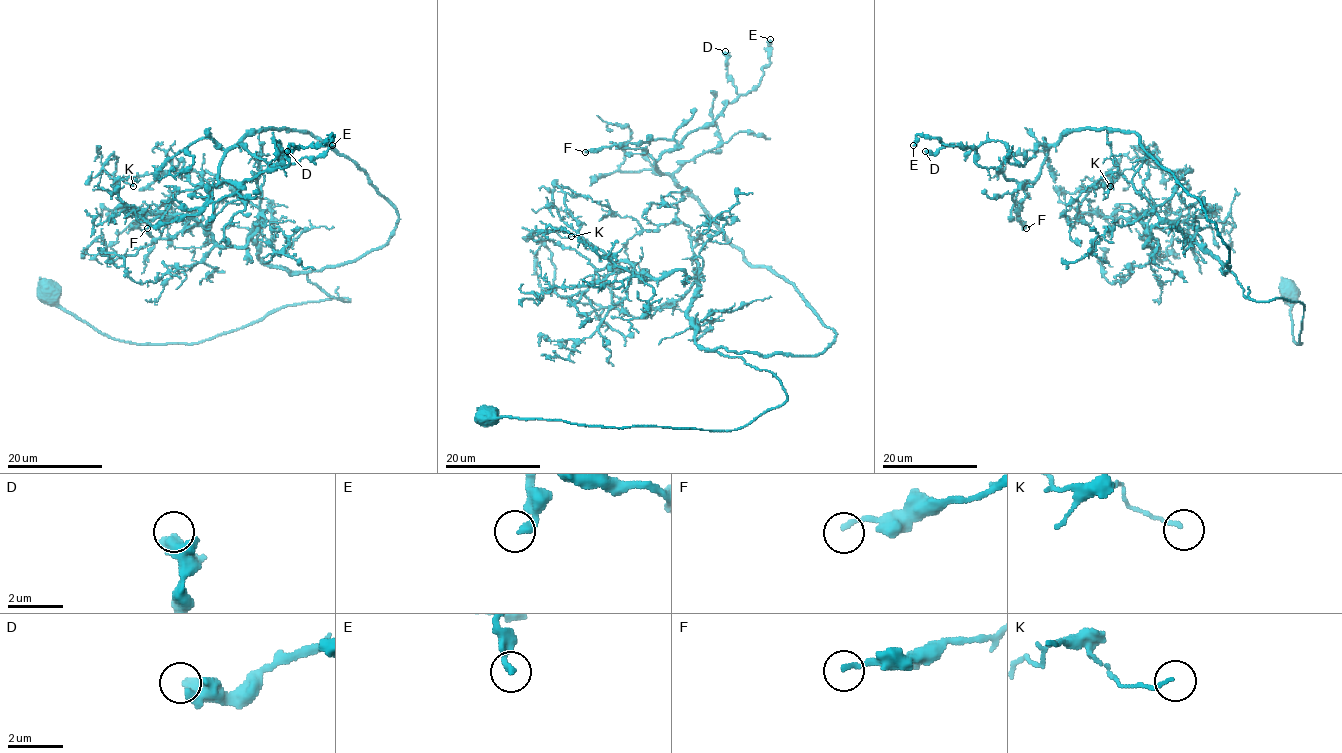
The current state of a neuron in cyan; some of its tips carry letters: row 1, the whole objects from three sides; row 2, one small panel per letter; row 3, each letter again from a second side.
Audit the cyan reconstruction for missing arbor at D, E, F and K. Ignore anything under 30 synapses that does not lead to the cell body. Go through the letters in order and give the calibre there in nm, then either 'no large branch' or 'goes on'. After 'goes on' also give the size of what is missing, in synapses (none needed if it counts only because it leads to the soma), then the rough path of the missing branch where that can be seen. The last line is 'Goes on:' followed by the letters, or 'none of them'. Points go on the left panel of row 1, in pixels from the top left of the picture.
D: 380 nm thick; no large branch
E: 240 nm thick; no large branch
F: 180 nm thick; no large branch
K: 120 nm thick; no large branch
Goes on: none of them

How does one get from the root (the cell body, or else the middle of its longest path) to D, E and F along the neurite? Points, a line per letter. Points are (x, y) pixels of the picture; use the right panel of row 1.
D: (1290, 288), (1301, 344), (1305, 306), (1243, 294), (1134, 132), (1068, 130), (1032, 182), (925, 151)
E: (1290, 288), (1301, 344), (1305, 306), (1243, 294), (1201, 203), (1134, 132), (1068, 130), (1032, 182), (913, 145)
F: (1290, 288), (1301, 344), (1305, 306), (1243, 294), (1201, 203), (1134, 132), (1068, 130), (1013, 194), (1026, 228)

